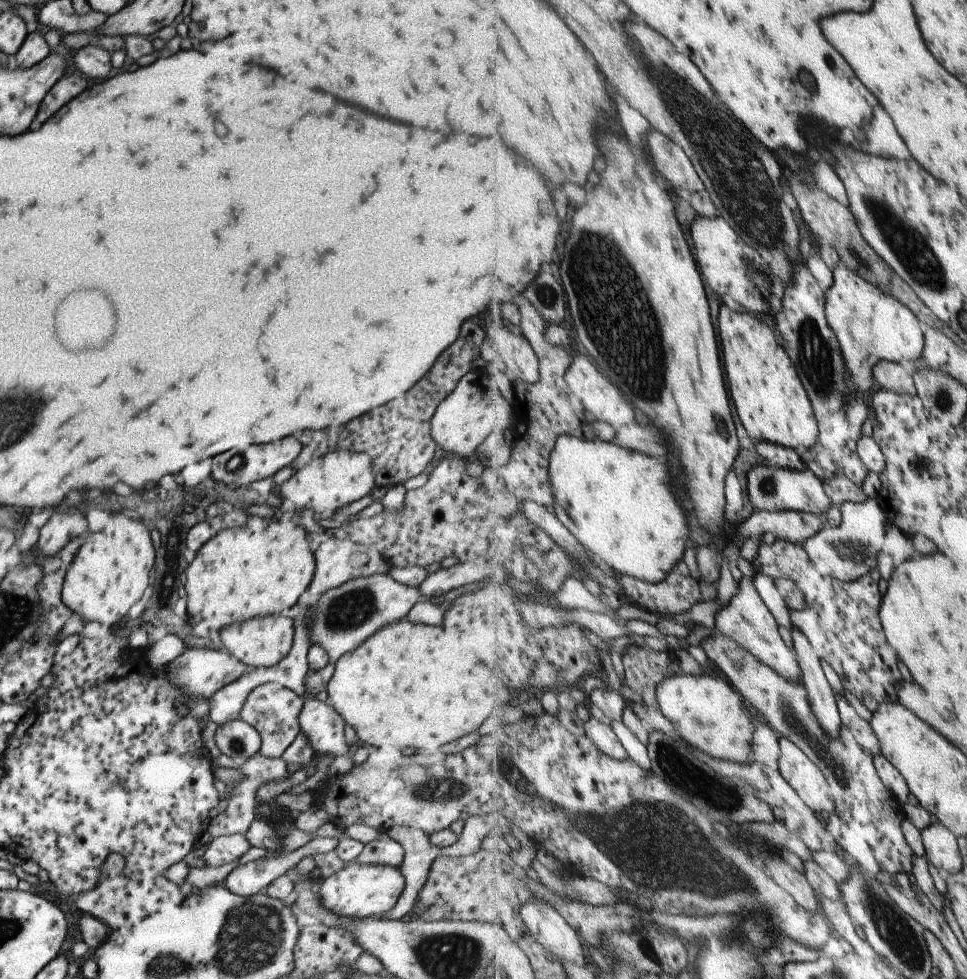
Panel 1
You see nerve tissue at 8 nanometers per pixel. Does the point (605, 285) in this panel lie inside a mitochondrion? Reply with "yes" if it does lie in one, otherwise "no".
yes

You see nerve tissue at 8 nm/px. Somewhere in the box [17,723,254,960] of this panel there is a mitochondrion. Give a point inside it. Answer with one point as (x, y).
(238, 745)

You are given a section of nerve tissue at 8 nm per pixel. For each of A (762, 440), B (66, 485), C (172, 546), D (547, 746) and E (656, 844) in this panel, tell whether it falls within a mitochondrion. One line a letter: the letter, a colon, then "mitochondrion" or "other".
A: other
B: other
C: mitochondrion
D: other
E: mitochondrion

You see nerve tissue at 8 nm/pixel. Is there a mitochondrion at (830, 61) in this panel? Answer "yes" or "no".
no

